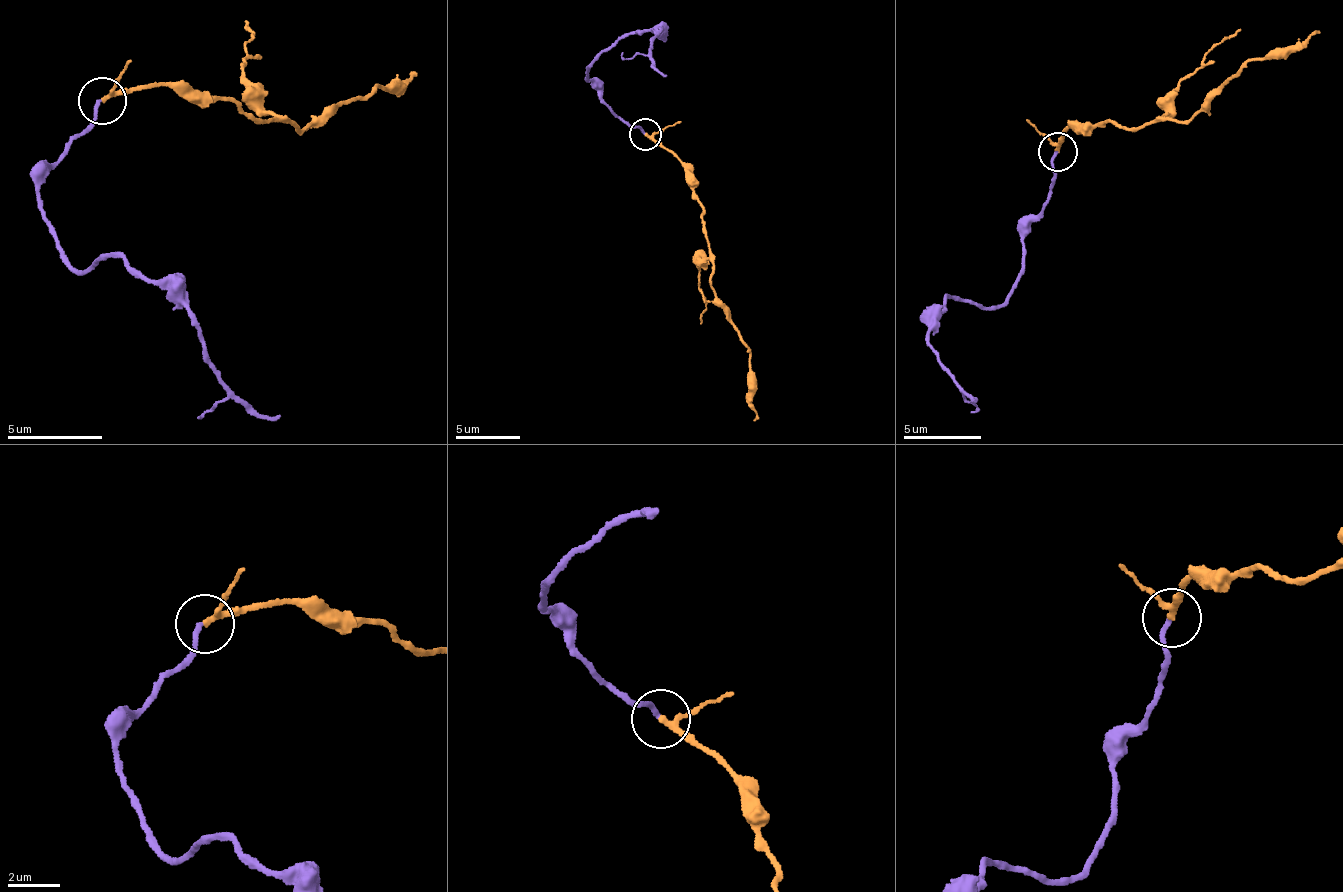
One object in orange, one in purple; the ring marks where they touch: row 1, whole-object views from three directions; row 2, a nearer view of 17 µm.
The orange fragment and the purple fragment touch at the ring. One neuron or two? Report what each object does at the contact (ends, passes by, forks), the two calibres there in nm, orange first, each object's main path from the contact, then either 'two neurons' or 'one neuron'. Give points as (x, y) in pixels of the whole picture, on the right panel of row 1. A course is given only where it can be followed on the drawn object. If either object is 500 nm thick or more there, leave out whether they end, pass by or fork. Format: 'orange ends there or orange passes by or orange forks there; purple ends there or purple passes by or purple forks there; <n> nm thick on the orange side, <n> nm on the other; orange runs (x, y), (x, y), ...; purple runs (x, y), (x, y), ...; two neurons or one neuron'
orange passes by; purple ends there; 190 nm thick on the orange side, 180 nm on the other; orange runs (1058, 150), (1076, 123), (1106, 120), (1130, 130), (1193, 119), (1244, 66), (1286, 58), (1319, 29); purple runs (1058, 150), (1023, 240), (1016, 288), (994, 307), (950, 298), (931, 318), (930, 346), (972, 401), (977, 398); one neuron

